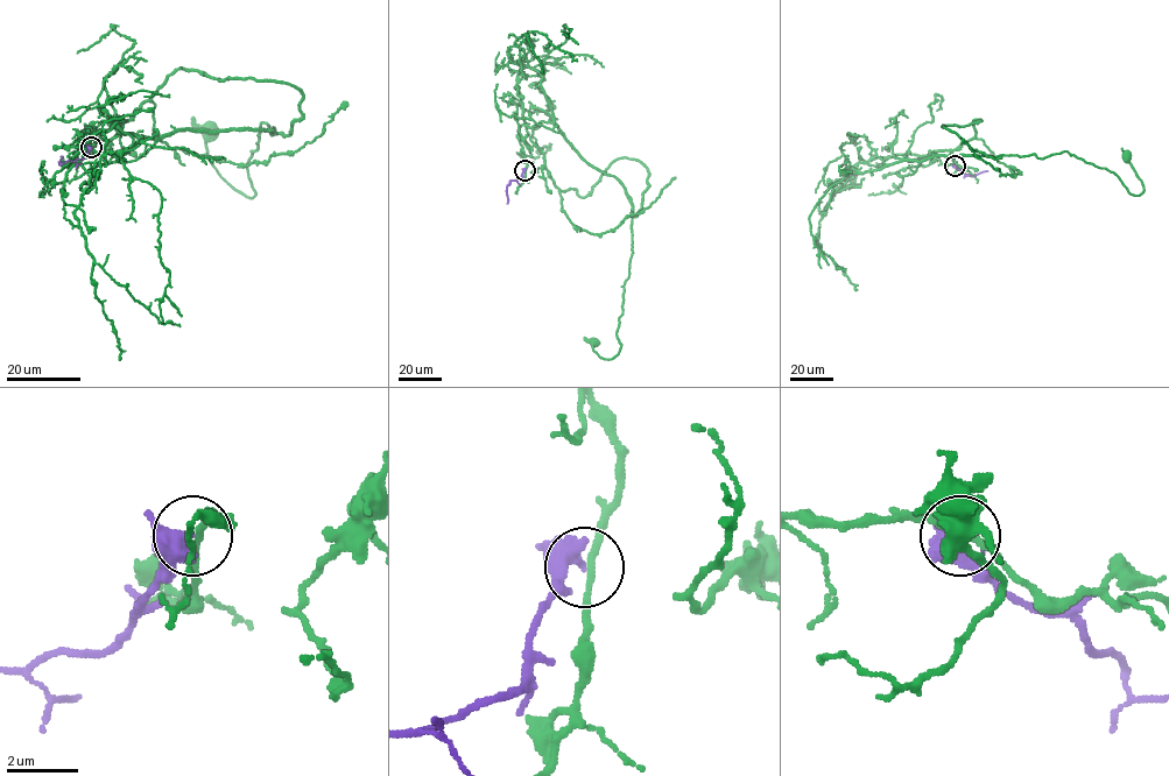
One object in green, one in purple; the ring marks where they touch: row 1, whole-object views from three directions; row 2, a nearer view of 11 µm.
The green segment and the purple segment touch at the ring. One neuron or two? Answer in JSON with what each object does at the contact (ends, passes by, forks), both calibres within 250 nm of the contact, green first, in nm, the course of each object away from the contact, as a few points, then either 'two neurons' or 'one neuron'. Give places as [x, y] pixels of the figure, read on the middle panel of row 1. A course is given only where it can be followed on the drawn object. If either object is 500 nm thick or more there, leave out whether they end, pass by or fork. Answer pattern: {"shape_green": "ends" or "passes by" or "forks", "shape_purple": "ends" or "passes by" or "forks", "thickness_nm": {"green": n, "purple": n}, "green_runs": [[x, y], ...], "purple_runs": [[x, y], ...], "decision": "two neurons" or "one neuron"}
{"shape_green": "passes by", "shape_purple": "passes by", "thickness_nm": {"green": 180, "purple": 360}, "green_runs": [[526, 170], [519, 127], [550, 121], [582, 157], [613, 175], [631, 202], [619, 352], [603, 359], [592, 344]], "purple_runs": [[525, 170], [507, 185], [507, 203]], "decision": "two neurons"}

